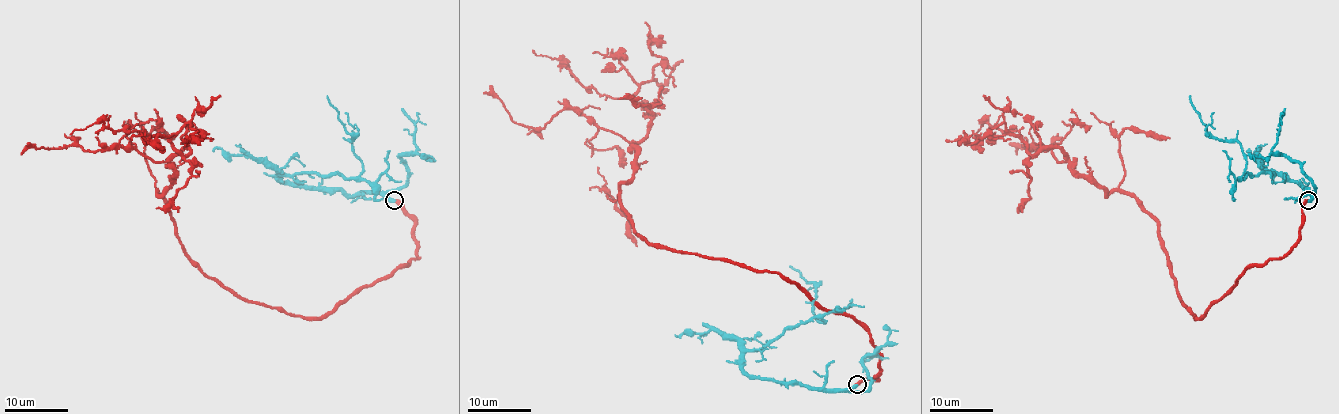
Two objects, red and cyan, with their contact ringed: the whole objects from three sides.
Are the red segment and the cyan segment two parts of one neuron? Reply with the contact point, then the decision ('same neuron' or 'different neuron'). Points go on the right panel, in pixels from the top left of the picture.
at (1308, 200); same neuron

